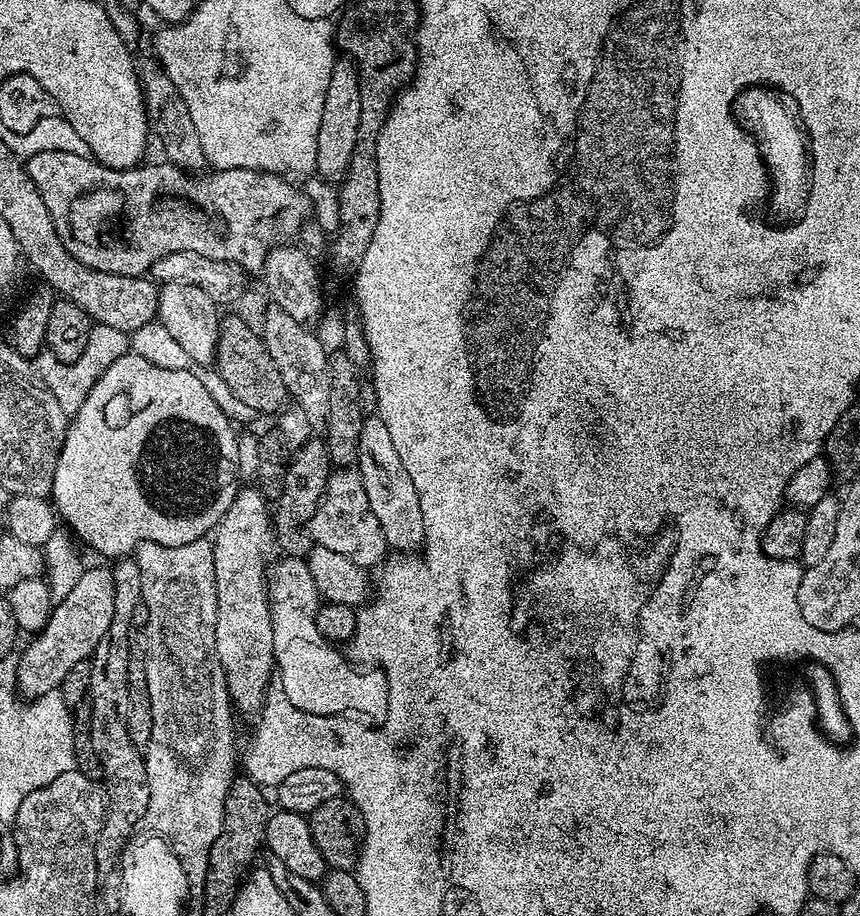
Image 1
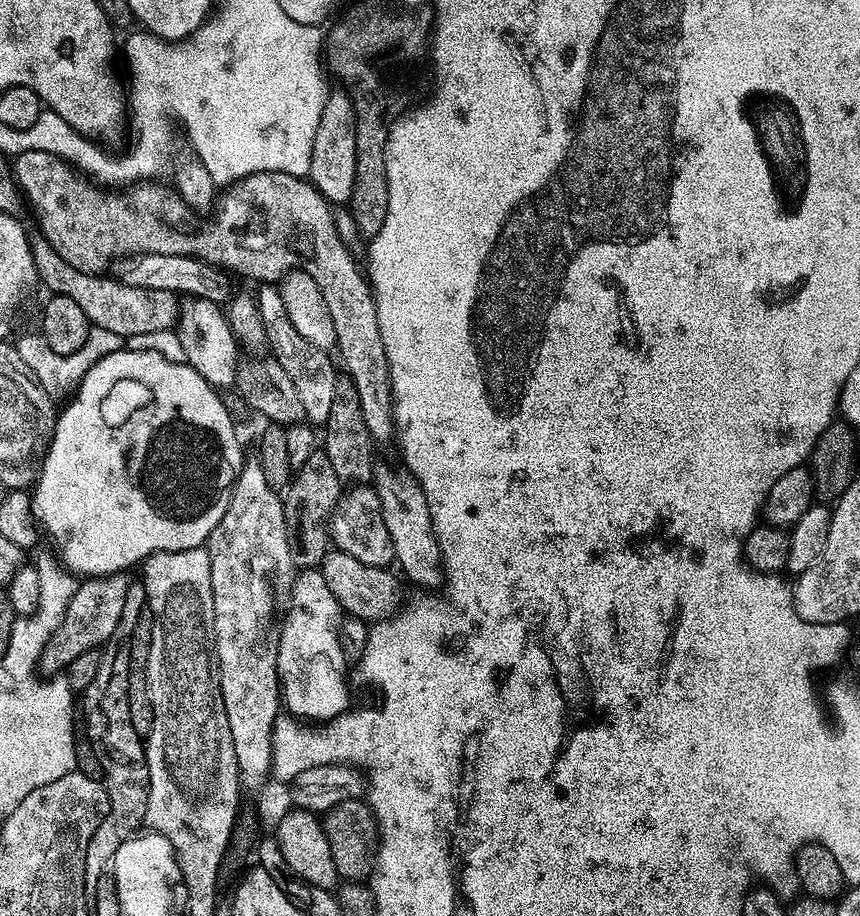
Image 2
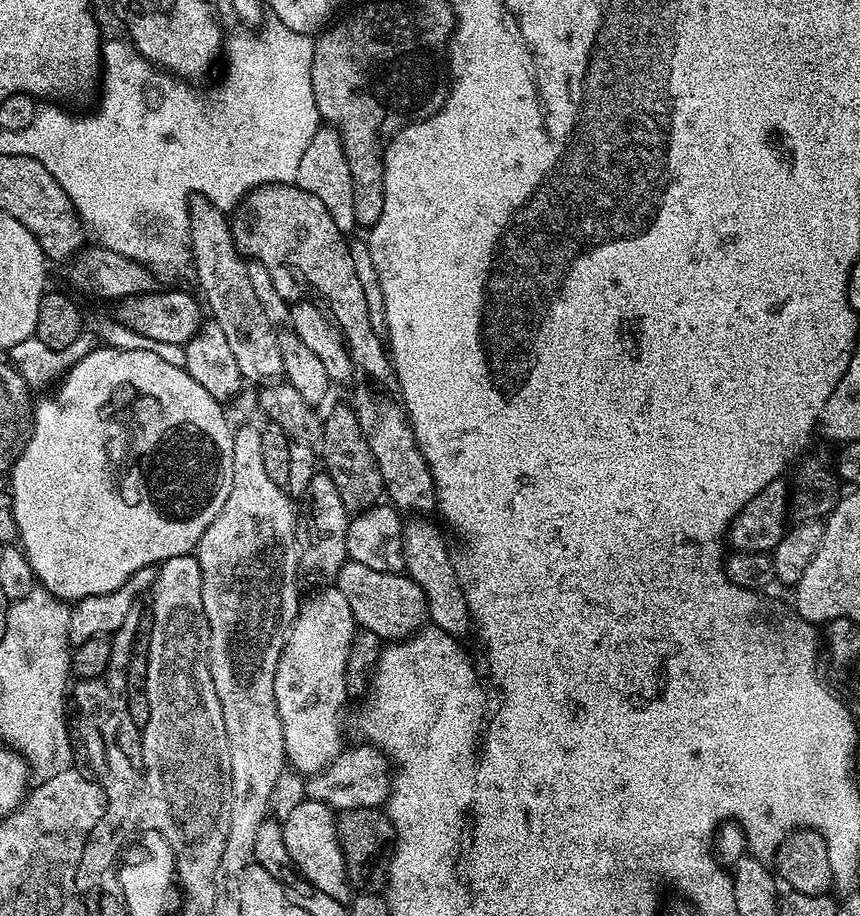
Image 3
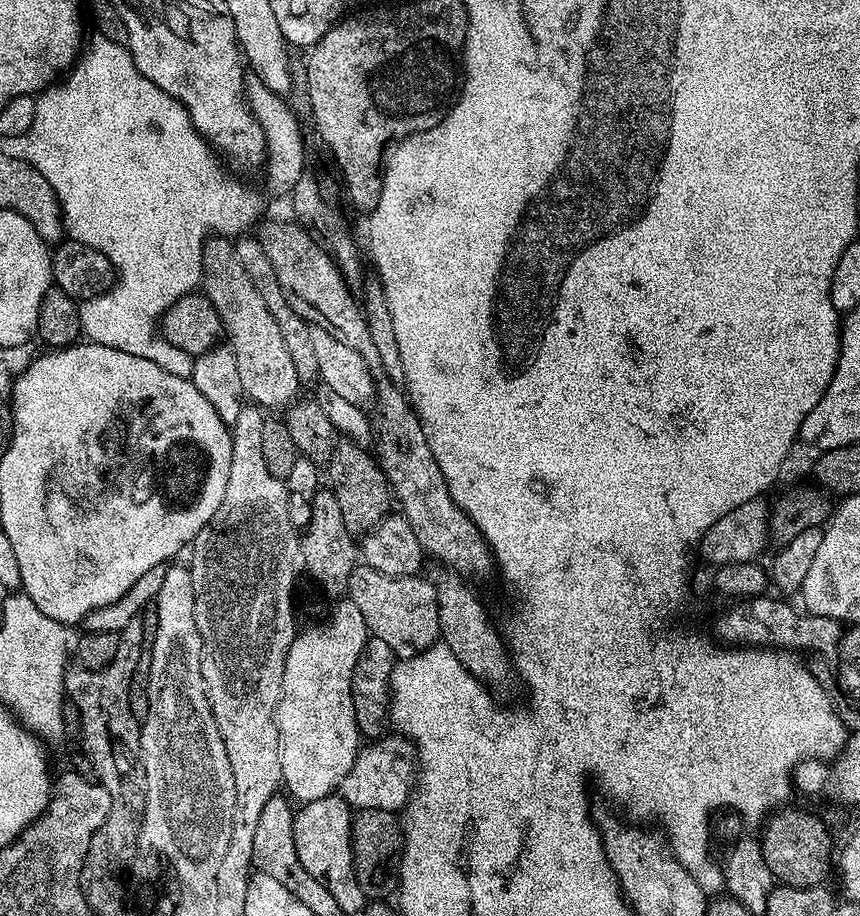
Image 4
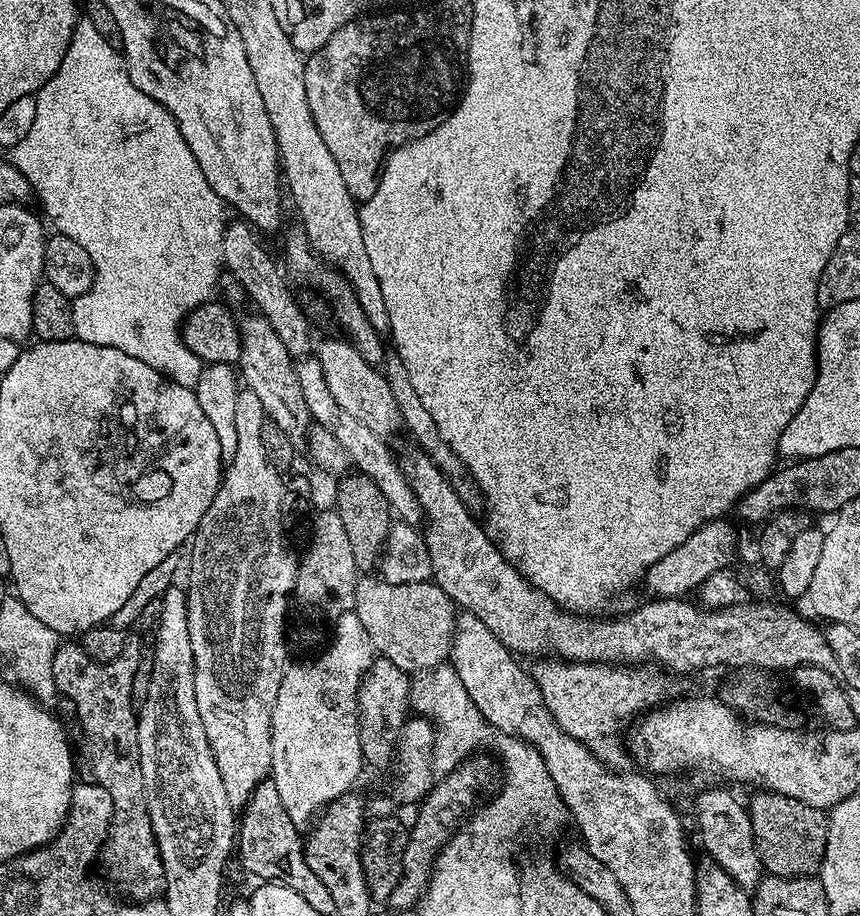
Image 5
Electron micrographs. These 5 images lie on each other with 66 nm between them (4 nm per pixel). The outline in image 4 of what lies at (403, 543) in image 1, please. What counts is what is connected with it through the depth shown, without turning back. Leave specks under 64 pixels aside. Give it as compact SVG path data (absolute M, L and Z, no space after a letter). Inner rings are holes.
M440 570L434 576L434 583L439 639L452 651L454 658L458 658L461 666L477 680L488 686L506 683L514 676L510 654L501 633L492 629L483 602L476 600L475 594L468 589L469 583L451 570Z

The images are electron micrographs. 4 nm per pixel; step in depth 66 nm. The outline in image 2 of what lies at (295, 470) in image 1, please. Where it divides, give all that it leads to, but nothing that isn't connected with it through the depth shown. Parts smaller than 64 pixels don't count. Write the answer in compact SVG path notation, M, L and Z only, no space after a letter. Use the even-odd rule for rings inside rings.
M315 450L295 471L283 497L293 567L300 570L316 568L324 560L332 544L329 529L324 525L338 505L343 492L342 481L336 475L334 466L330 465L330 458L322 450Z

